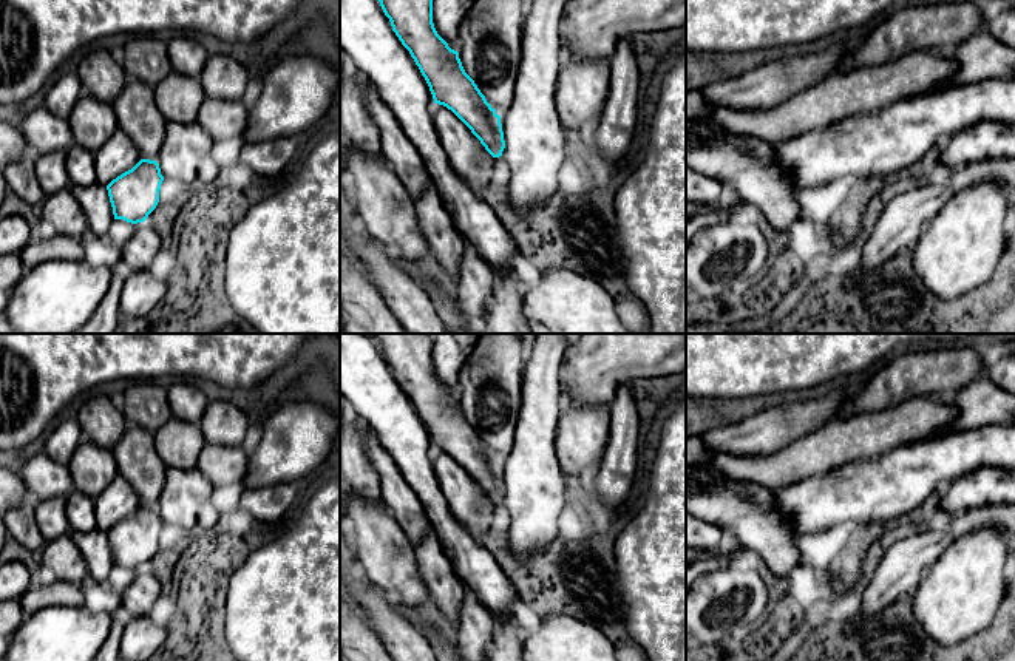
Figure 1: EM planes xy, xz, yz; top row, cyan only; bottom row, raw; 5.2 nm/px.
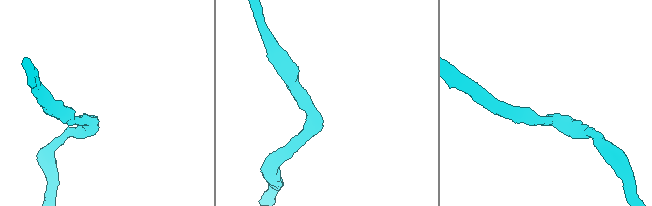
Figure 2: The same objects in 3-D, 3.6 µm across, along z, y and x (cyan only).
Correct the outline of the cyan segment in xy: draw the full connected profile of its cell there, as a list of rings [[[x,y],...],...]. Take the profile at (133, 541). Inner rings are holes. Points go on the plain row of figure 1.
[[[141,505],[131,516],[113,525],[107,536],[114,565],[144,568],[159,548],[162,527],[159,510],[150,505]]]

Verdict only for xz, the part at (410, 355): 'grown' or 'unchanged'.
unchanged

